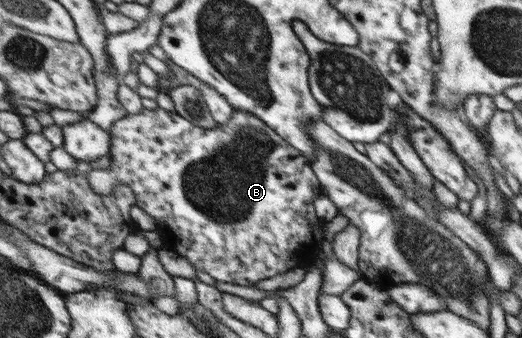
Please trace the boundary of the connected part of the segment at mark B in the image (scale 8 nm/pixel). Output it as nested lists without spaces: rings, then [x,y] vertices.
[[[158,107],[155,109],[145,109],[142,113],[139,114],[130,114],[128,117],[121,119],[116,122],[116,125],[113,127],[113,145],[112,145],[112,153],[110,157],[113,158],[112,169],[110,170],[94,170],[88,176],[90,179],[90,185],[92,185],[93,189],[102,194],[102,195],[112,195],[114,191],[114,187],[121,184],[126,184],[132,187],[134,193],[137,196],[137,205],[146,211],[150,216],[152,216],[159,227],[159,229],[163,230],[166,235],[168,234],[170,237],[176,241],[174,248],[178,251],[178,255],[185,257],[191,265],[195,269],[200,269],[211,275],[217,281],[225,281],[226,283],[235,283],[236,285],[246,285],[246,287],[255,286],[258,281],[262,281],[262,279],[268,279],[268,277],[274,277],[278,275],[278,273],[284,273],[284,271],[288,271],[288,269],[292,269],[292,267],[296,267],[296,265],[300,265],[303,263],[304,267],[310,265],[315,261],[315,258],[319,257],[321,254],[321,244],[325,240],[324,236],[324,221],[322,219],[318,219],[318,215],[316,215],[316,211],[314,211],[314,205],[310,207],[310,201],[314,201],[318,195],[320,195],[320,181],[316,179],[317,175],[313,172],[311,164],[308,163],[306,155],[304,155],[301,151],[298,151],[292,144],[288,143],[286,139],[282,137],[282,135],[278,134],[277,131],[274,131],[274,128],[271,128],[264,120],[260,119],[257,115],[254,115],[252,112],[242,111],[242,110],[233,110],[228,118],[226,123],[223,123],[221,126],[217,125],[213,128],[206,127],[198,127],[197,124],[194,124],[192,121],[187,120],[185,116],[178,115],[176,111],[166,111],[166,109],[162,107]]]

